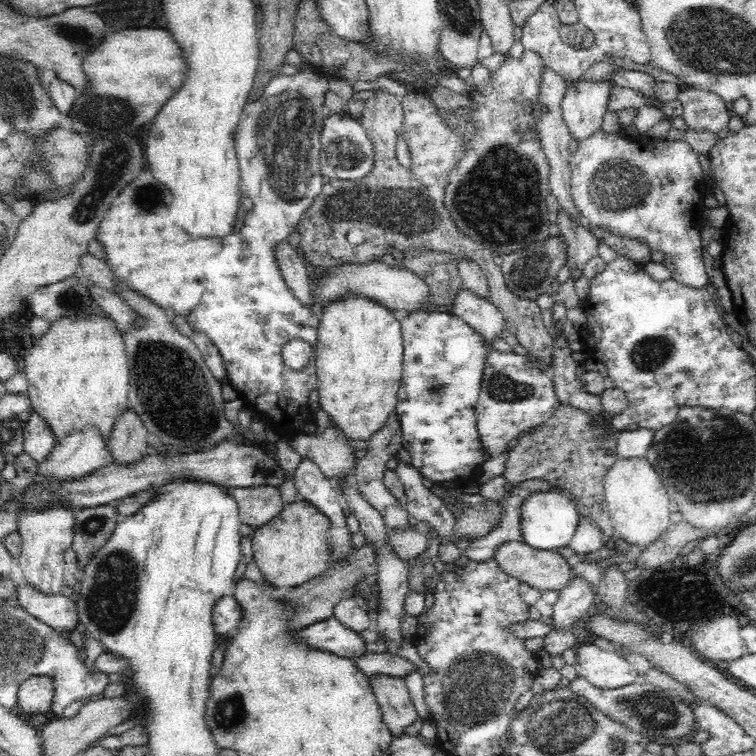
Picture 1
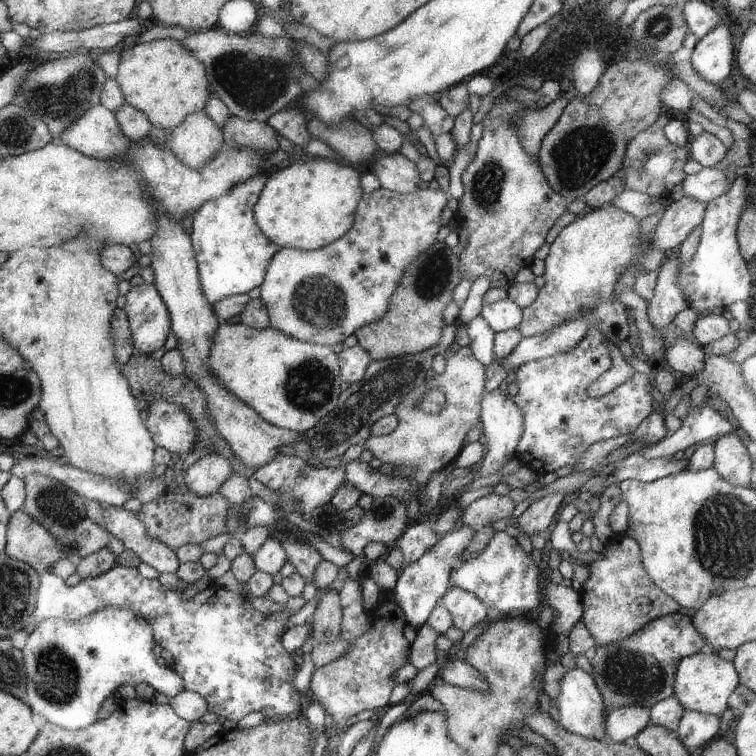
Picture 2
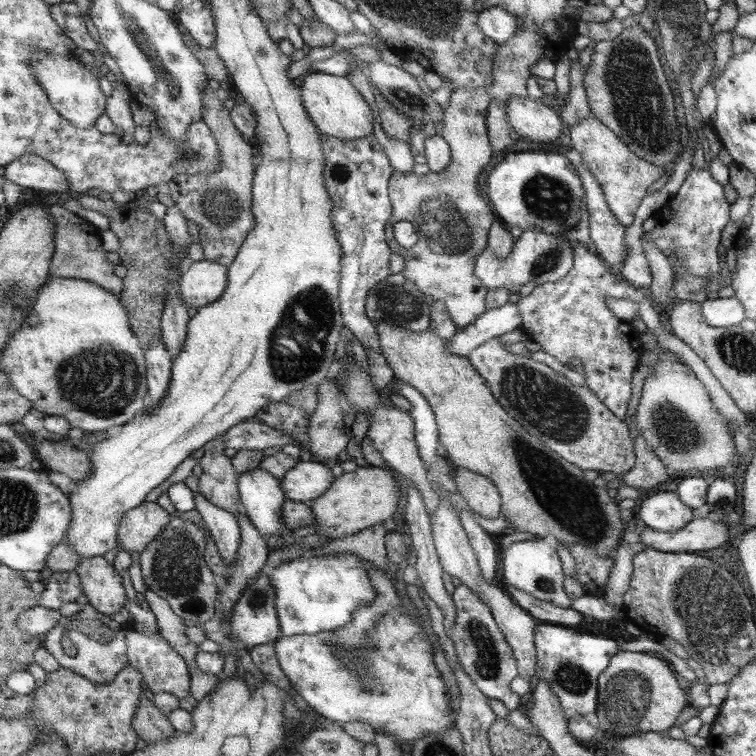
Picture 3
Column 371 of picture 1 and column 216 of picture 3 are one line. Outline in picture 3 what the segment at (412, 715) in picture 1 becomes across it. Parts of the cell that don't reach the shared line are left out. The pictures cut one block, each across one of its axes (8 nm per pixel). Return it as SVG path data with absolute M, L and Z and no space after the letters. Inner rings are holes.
M145 590L143 596L149 602L149 610L155 614L157 628L159 628L157 634L161 634L185 658L185 662L189 666L189 678L191 678L189 694L193 696L195 702L201 702L205 696L209 696L213 692L213 688L217 686L219 678L203 674L201 670L195 668L195 654L197 654L199 648L193 642L189 642L189 638L185 636L185 624L171 610L171 606L163 598L159 598L155 592L151 592L151 590Z

